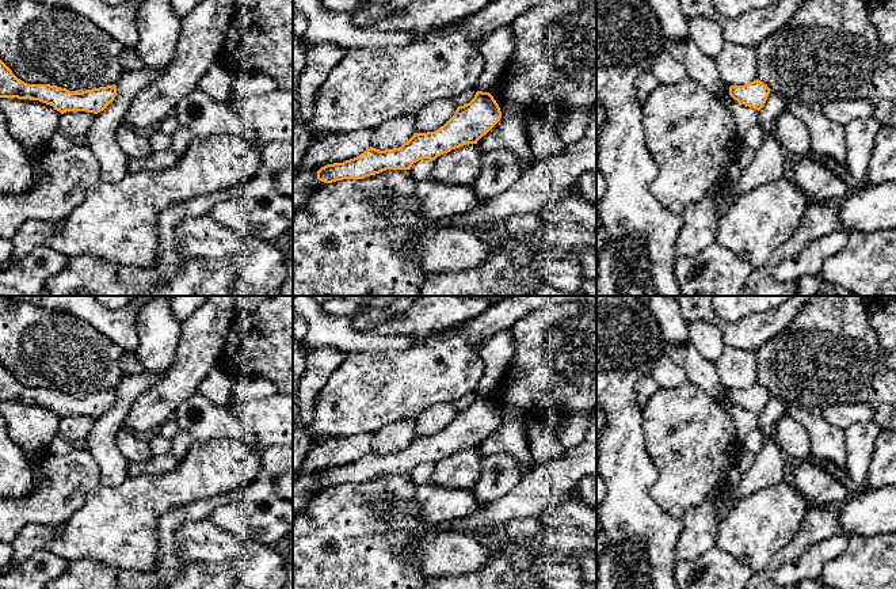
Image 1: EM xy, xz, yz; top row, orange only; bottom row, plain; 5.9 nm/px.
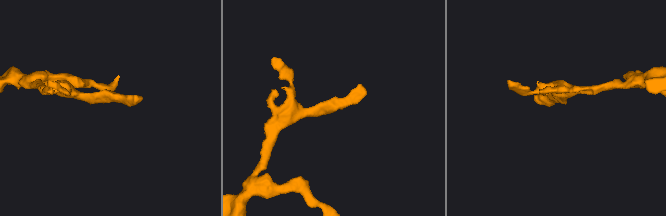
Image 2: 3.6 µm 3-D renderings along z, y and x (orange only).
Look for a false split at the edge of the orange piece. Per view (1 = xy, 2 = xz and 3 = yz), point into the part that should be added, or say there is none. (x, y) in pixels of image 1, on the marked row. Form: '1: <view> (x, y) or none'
1: none
2: none
3: none

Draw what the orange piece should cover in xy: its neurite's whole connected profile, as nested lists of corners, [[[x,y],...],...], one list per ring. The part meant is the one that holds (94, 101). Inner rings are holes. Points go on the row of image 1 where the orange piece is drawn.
[[[0,60],[0,98],[39,100],[53,106],[61,114],[66,111],[103,111],[117,96],[117,86],[73,92],[50,84],[27,84],[18,79]]]

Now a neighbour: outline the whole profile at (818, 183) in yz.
[[[811,156],[798,157],[789,164],[788,175],[808,204],[838,204],[847,195],[844,180]]]

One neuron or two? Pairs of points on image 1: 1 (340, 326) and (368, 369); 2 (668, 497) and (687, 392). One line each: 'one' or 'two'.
1: two
2: one

